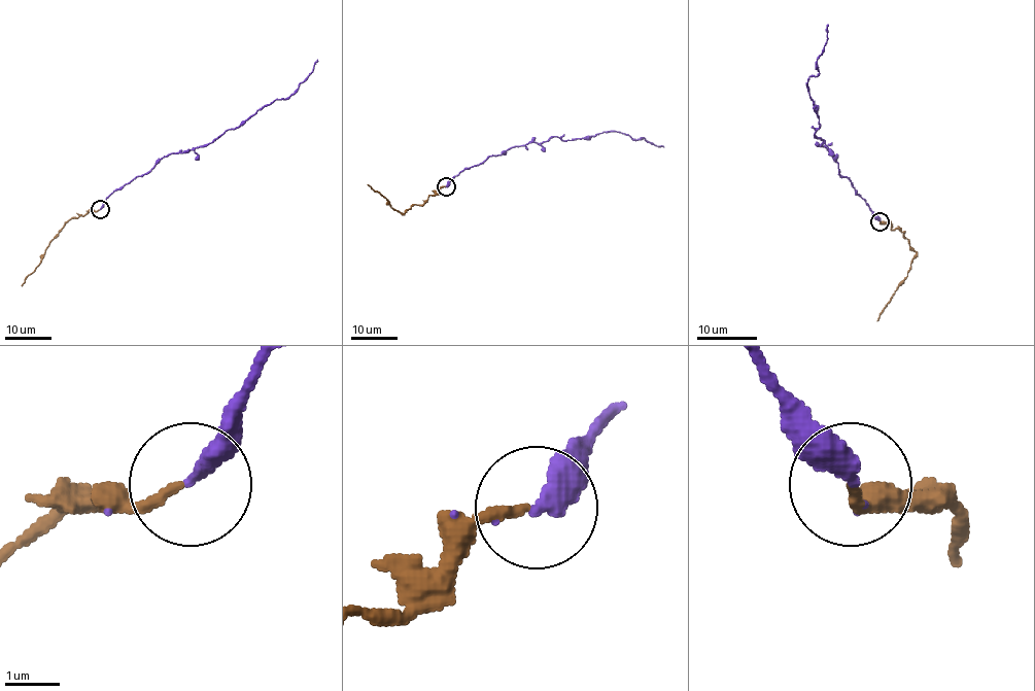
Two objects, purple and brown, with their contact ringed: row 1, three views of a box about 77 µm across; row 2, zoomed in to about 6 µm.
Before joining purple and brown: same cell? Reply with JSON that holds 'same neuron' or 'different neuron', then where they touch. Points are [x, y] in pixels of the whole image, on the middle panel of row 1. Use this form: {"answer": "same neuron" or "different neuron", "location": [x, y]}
{"answer": "same neuron", "location": [446, 186]}

